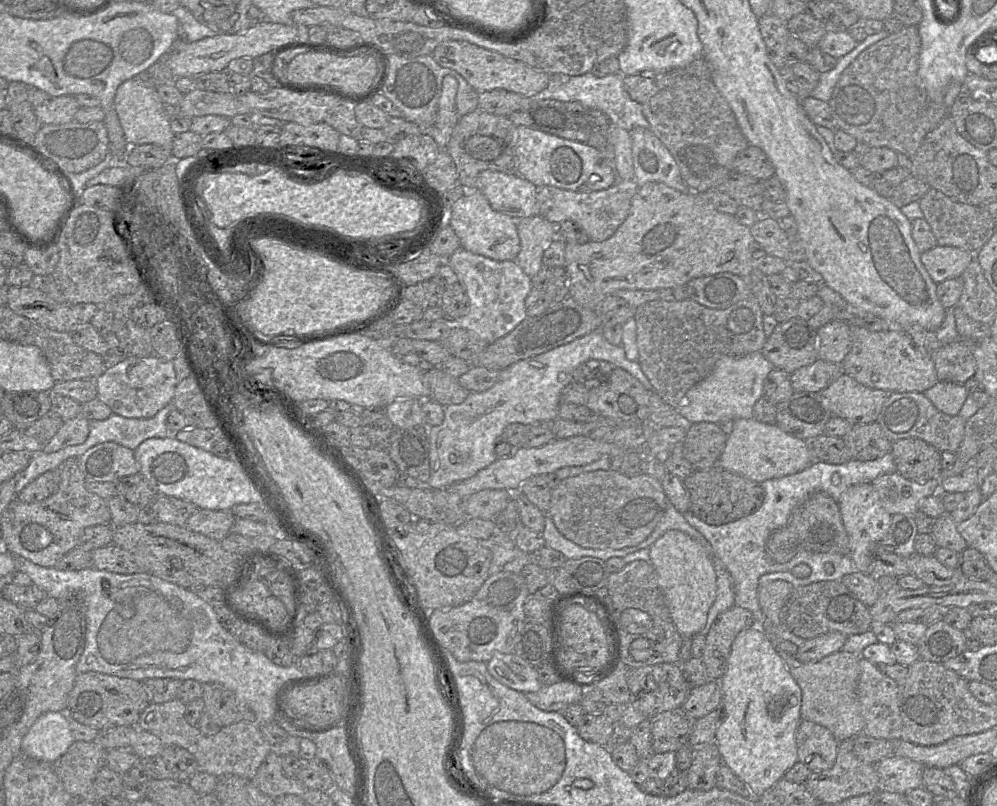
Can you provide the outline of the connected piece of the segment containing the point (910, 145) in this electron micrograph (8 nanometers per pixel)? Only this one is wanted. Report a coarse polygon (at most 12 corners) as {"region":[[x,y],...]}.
{"region":[[918,26],[862,51],[828,101],[838,130],[912,158],[949,114],[918,75]]}

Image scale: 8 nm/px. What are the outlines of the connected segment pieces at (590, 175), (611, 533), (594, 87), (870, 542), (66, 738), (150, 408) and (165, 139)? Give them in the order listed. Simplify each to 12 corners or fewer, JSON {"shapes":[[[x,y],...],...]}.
{"shapes":[[[516,127],[517,173],[593,192],[619,180],[599,149]],[[595,470],[552,490],[547,515],[591,549],[645,540],[661,481]],[[592,73],[552,85],[539,97],[580,102],[627,131],[649,128],[623,76]],[[872,483],[839,497],[856,570],[871,574],[892,515]],[[42,715],[21,752],[47,763],[74,743],[66,716]],[[128,356],[94,380],[114,414],[151,418],[172,403],[173,361]],[[123,82],[114,108],[130,147],[171,152],[175,134],[152,84]]]}

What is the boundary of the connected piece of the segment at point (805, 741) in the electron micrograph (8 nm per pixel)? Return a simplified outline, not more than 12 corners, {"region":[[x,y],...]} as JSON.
{"region":[[801,720],[797,757],[812,772],[830,769],[839,741]]}

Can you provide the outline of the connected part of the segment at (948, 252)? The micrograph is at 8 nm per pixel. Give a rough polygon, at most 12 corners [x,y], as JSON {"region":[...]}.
{"region":[[941,245],[921,254],[936,283],[961,276],[973,252]]}

